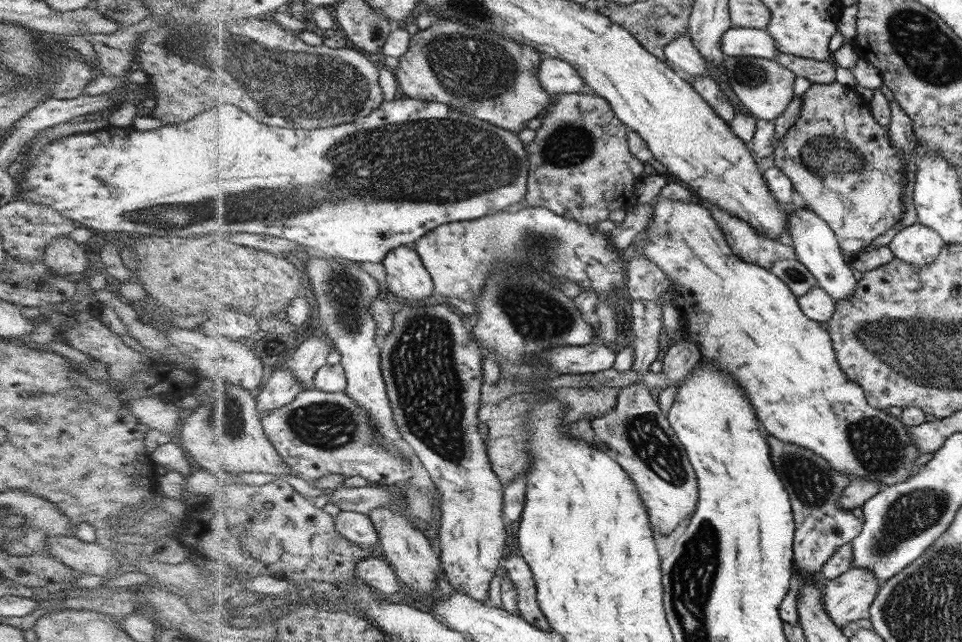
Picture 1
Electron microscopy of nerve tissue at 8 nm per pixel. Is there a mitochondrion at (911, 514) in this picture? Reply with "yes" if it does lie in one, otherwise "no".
yes

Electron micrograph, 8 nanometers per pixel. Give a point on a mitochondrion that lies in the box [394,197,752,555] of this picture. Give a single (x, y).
(522, 300)

